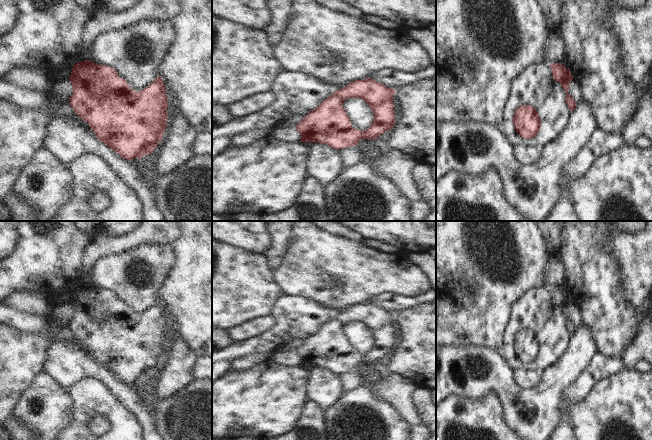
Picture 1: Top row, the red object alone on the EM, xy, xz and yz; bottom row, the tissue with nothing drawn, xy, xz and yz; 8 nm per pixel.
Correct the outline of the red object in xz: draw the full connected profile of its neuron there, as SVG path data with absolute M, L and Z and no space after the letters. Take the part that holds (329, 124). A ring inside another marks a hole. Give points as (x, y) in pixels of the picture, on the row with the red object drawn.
M372 78L355 80L345 87L335 91L321 104L311 110L296 126L301 135L302 142L317 142L326 144L336 150L357 146L361 139L375 140L385 131L392 129L395 124L393 97L395 90L387 88L384 84L374 81ZM348 98L361 98L371 108L374 119L366 131L360 131L351 126L351 121L343 108L343 102Z

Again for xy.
M84 60L73 66L69 79L73 90L70 105L89 124L99 141L126 160L141 159L155 150L168 120L166 87L160 76L147 88L136 92L112 67Z

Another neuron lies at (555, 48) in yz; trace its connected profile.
M559 29L552 30L547 37L546 63L557 63L565 60L566 46Z

